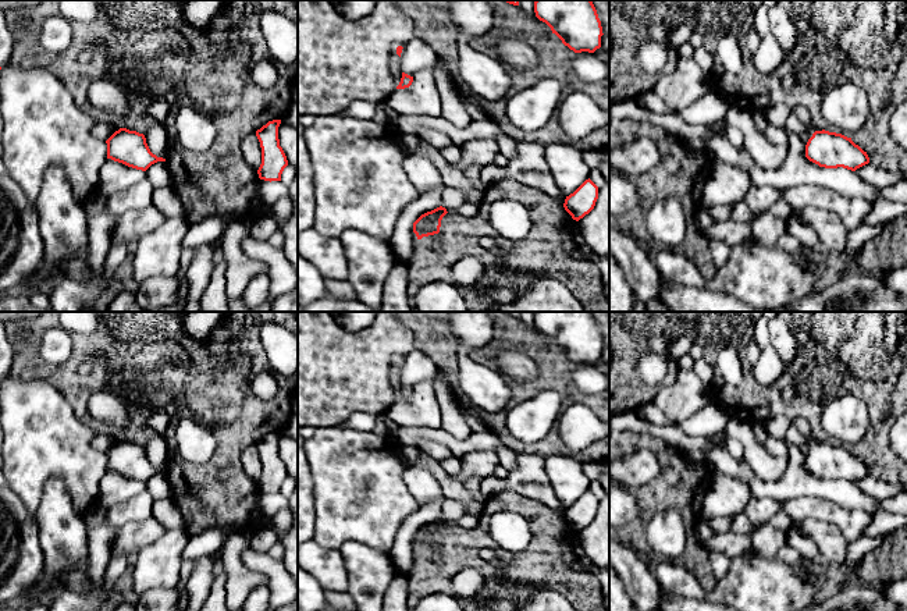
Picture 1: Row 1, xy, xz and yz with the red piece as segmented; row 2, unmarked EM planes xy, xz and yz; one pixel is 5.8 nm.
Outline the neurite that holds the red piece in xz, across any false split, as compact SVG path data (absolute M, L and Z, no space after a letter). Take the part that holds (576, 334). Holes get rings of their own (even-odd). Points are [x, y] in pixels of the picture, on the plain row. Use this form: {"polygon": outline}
{"polygon": "M536 312L534 324L575 365L601 359L602 338L591 312Z"}

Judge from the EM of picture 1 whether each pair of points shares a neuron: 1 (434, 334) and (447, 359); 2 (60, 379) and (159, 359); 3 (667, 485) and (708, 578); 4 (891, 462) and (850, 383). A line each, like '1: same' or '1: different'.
1: same
2: same
3: same
4: same

